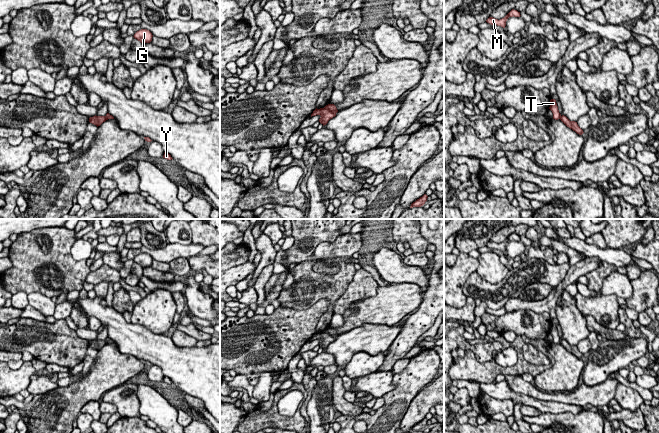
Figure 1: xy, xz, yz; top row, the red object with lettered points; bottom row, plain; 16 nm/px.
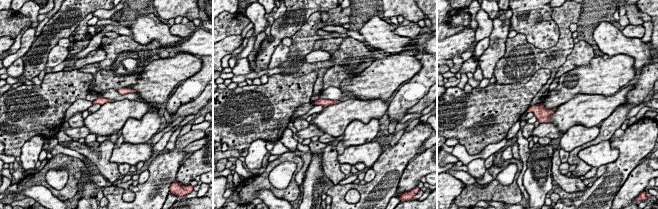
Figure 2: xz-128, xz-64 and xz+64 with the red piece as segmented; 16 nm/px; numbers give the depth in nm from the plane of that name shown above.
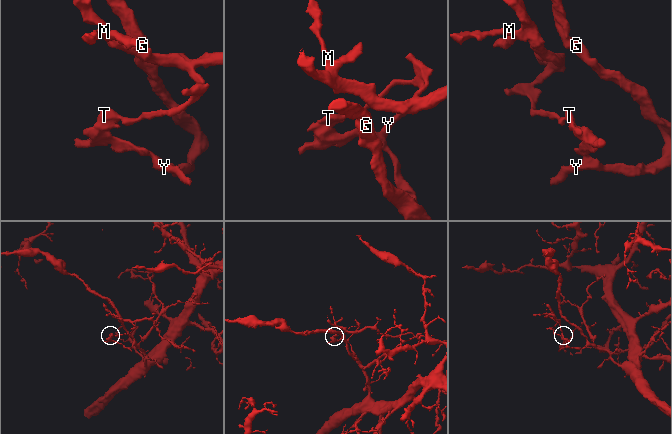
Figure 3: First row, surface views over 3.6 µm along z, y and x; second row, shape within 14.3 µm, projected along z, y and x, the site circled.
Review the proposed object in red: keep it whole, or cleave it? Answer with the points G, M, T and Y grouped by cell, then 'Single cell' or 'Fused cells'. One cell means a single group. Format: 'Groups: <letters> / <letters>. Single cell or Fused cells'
Groups: G Y / M T. Fused cells

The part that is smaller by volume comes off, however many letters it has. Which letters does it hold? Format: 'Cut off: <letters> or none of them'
Cut off: M, T

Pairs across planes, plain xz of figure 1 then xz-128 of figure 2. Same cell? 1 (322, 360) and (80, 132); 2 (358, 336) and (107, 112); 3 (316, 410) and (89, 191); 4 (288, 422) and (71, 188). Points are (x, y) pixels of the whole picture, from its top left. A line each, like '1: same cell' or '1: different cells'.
1: same cell
2: same cell
3: same cell
4: same cell

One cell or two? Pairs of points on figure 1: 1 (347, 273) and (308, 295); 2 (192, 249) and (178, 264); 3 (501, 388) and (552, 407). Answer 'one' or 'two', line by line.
1: one
2: two
3: one

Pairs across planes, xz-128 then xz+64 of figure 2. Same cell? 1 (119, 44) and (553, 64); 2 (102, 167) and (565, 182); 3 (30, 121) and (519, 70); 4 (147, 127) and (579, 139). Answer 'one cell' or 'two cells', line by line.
1: two cells
2: one cell
3: two cells
4: one cell

